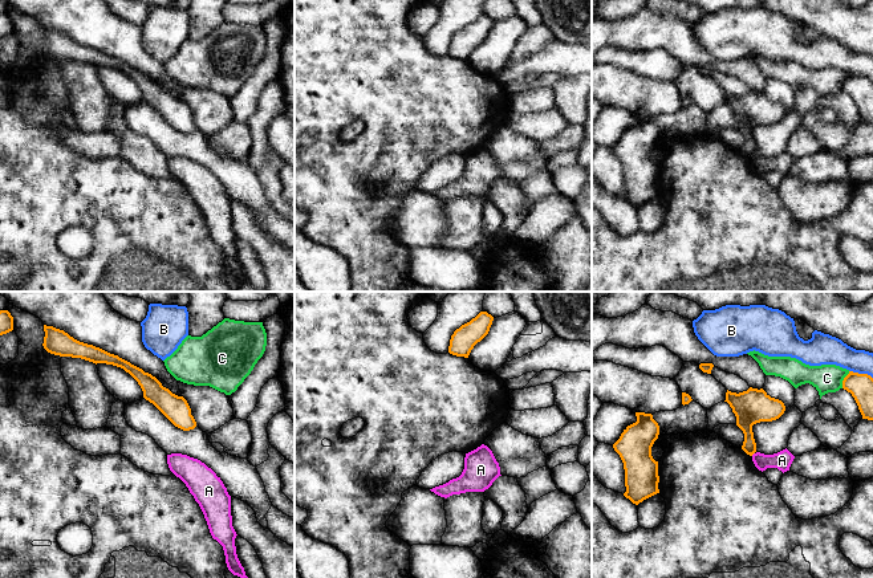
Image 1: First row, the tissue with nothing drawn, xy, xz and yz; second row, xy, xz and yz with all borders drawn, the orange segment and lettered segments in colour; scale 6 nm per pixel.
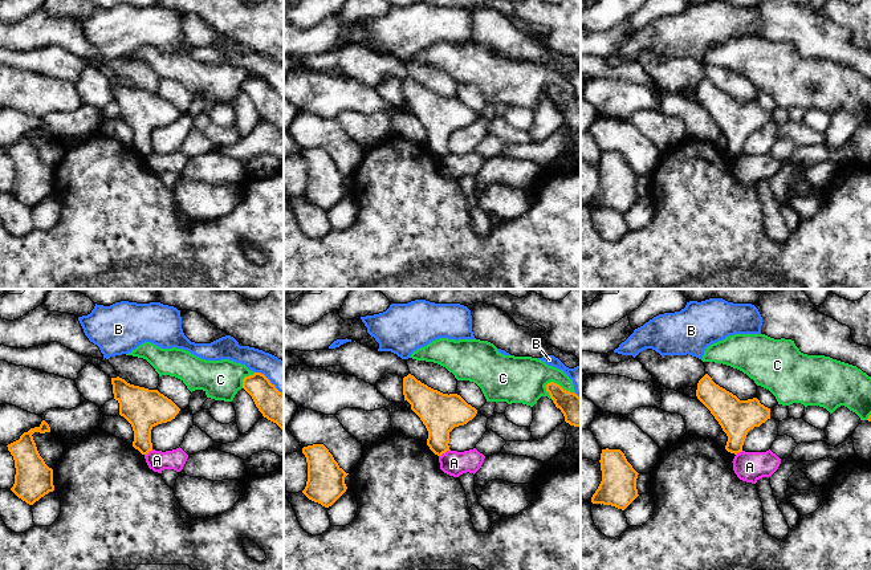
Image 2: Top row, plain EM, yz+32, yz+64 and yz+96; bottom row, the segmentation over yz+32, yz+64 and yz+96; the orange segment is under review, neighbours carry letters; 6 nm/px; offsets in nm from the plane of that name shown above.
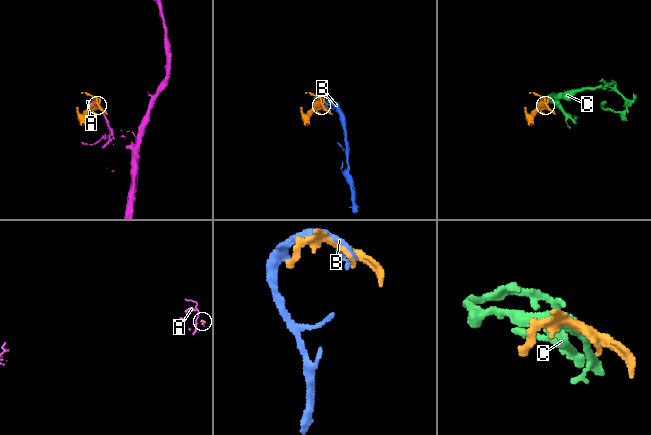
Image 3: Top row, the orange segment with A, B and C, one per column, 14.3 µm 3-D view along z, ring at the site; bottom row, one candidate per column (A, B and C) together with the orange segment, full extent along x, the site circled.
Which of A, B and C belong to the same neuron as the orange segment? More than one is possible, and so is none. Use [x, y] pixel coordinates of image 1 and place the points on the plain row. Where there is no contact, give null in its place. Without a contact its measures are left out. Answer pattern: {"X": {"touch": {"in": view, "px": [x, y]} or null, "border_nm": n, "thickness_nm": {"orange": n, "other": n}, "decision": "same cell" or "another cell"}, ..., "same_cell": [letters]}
{"A": {"touch": {"in": "yz", "px": [752, 157]}, "border_nm": 30, "thickness_nm": {"orange": 160, "other": 120}, "decision": "another cell"}, "B": {"touch": {"in": "yz", "px": [861, 77]}, "border_nm": 150, "thickness_nm": {"orange": 150, "other": 180}, "decision": "another cell"}, "C": {"touch": {"in": "yz", "px": [844, 82]}, "border_nm": 120, "thickness_nm": {"orange": 150, "other": 180}, "decision": "another cell"}, "same_cell": []}

